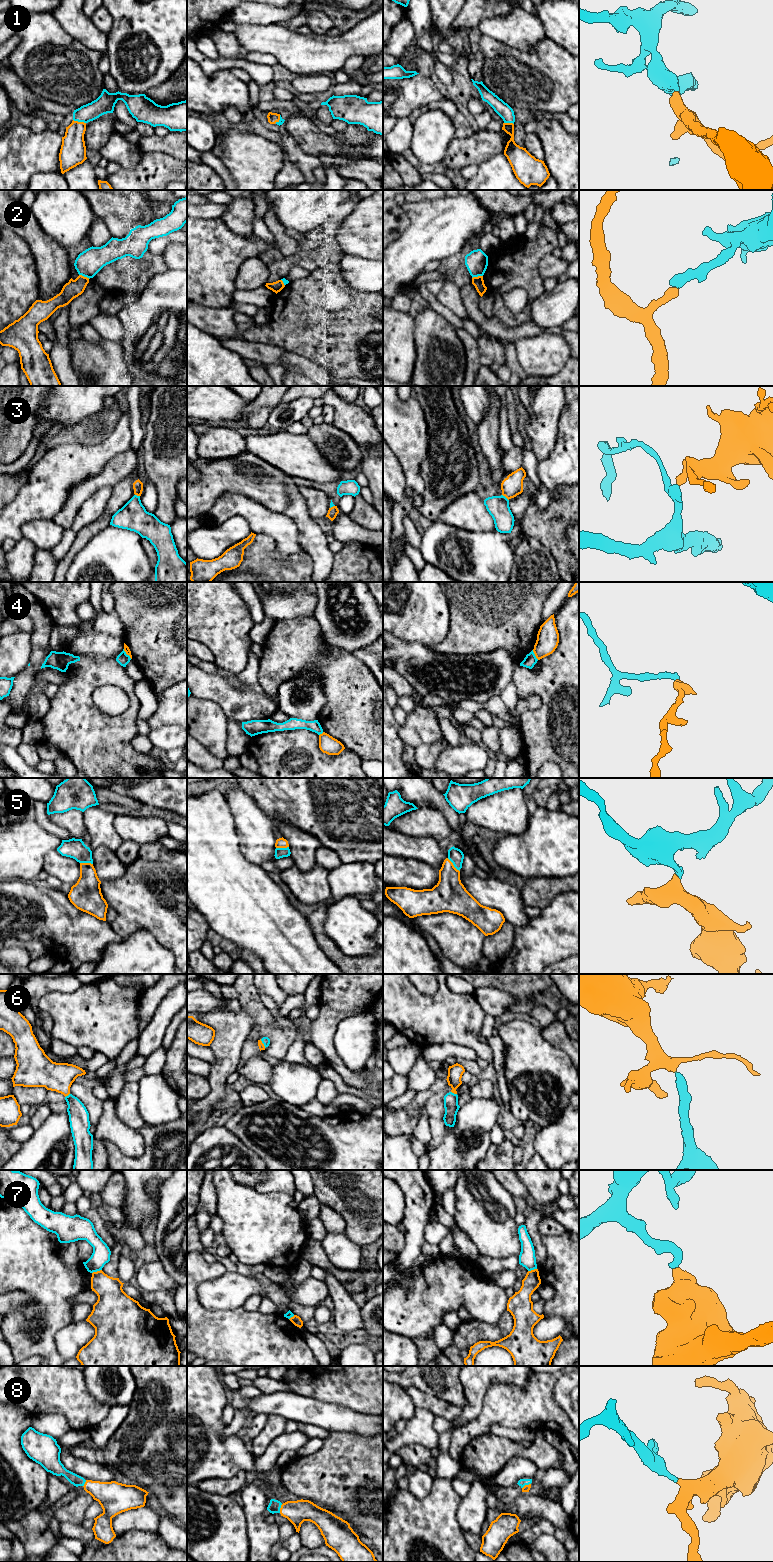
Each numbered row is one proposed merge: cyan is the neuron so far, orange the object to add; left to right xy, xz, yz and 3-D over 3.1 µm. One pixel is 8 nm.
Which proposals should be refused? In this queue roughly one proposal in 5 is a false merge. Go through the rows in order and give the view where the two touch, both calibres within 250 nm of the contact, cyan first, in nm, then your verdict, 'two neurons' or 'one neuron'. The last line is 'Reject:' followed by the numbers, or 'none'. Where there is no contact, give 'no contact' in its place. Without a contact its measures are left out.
1: xy | 150/200 nm | one neuron
2: yz | 180/90 nm | two neurons
3: yz | 180/160 nm | one neuron
4: xy | 100/50 nm | two neurons
5: yz | 120/260 nm | one neuron
6: yz | 120/120 nm | one neuron
7: xy | 140/220 nm | two neurons
8: xz | 100/180 nm | one neuron
Reject: 2, 4, 7

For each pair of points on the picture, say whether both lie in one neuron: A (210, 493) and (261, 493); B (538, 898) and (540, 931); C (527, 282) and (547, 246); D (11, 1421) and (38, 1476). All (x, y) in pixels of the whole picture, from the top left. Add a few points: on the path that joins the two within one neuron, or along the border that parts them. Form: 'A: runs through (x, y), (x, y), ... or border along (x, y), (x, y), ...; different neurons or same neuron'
A: runs through (223, 485), (248, 485); same neuron
B: border along (561, 894), (558, 894), (542, 909); different neurons
C: runs through (527, 273), (527, 264), (538, 253); same neuron
D: runs through (11, 1435), (11, 1451), (24, 1464); same neuron

